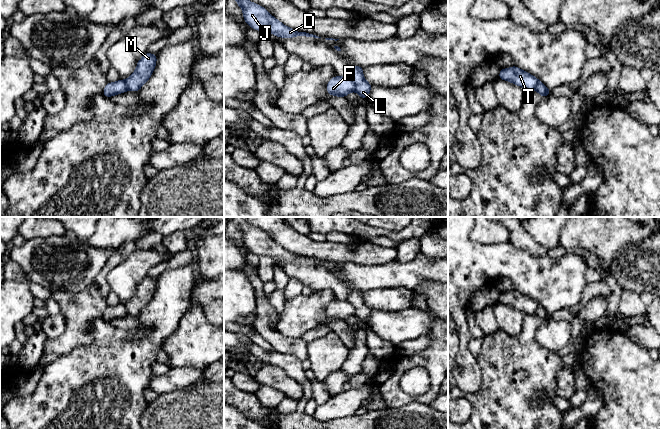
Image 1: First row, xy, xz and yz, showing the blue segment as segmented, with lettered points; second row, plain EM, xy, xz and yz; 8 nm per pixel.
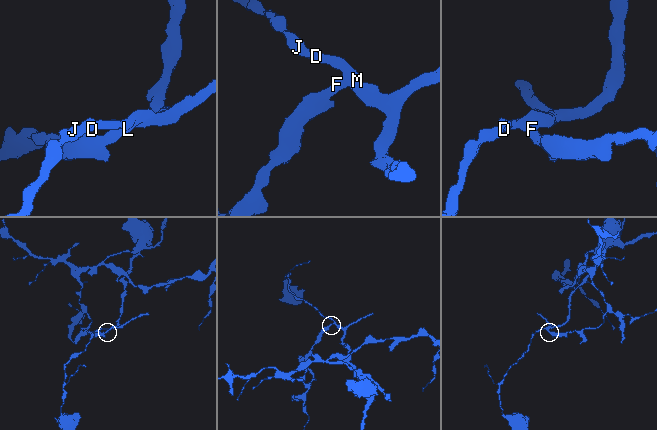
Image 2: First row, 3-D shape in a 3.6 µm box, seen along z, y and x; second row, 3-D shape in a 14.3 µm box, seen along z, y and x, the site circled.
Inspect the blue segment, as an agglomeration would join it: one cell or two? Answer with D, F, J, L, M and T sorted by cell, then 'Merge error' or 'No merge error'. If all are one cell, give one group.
Groups: D J L M T / F. Merge error

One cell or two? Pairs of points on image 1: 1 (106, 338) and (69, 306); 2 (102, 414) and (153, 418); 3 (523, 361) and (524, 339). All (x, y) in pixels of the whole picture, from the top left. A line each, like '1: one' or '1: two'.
1: two
2: two
3: one

